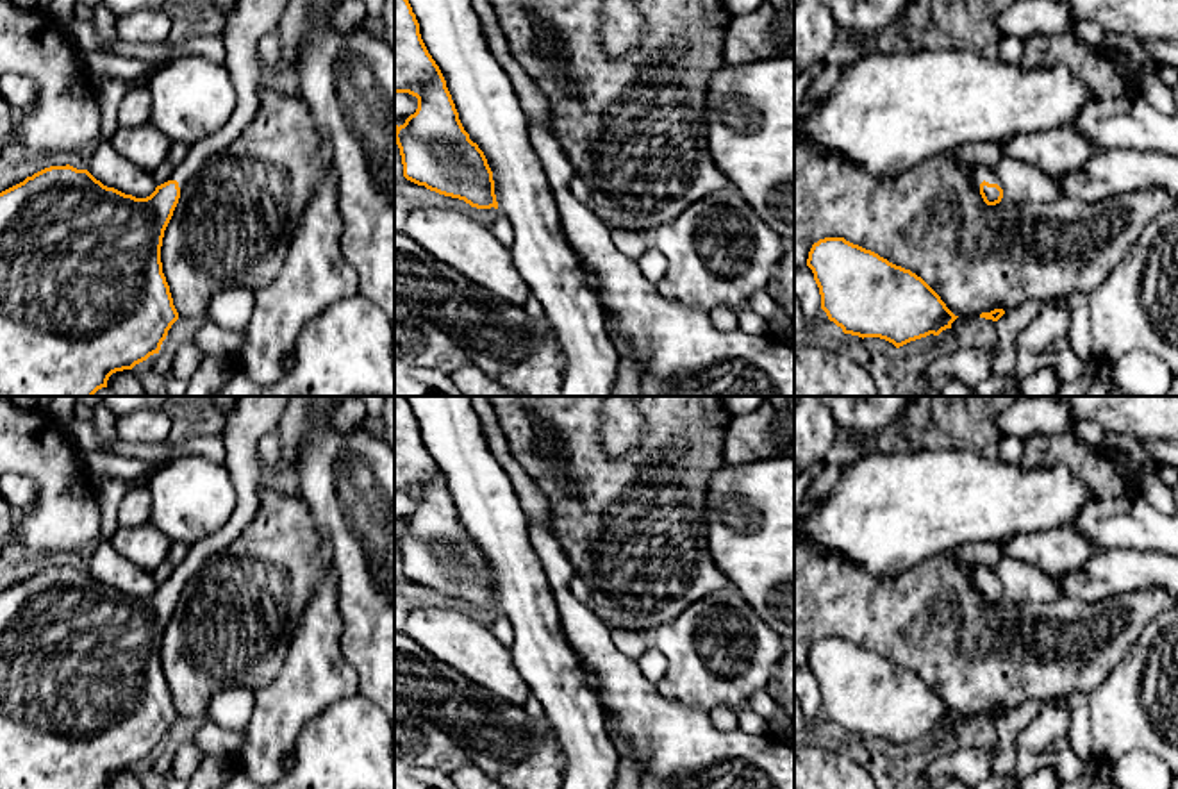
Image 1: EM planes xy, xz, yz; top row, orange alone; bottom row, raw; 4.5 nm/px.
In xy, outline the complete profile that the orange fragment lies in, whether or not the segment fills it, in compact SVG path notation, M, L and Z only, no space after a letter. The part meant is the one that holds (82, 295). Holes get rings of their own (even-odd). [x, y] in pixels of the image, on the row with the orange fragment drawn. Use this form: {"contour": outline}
{"contour": "M239 0L227 16L221 37L227 48L225 68L237 95L236 111L216 134L189 146L170 180L150 196L125 195L70 164L45 168L0 193L0 396L93 396L107 387L112 373L132 370L159 353L178 320L161 262L164 230L186 182L253 120L264 66L257 45L264 34L277 30L286 4L287 0Z"}

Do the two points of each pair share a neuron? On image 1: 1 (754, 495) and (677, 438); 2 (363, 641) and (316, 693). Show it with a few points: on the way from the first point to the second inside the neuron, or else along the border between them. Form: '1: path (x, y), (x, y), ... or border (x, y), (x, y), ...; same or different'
1: border (725, 463), (709, 481), (704, 507); different
2: border (341, 618), (340, 650), (357, 675), (359, 691); different

